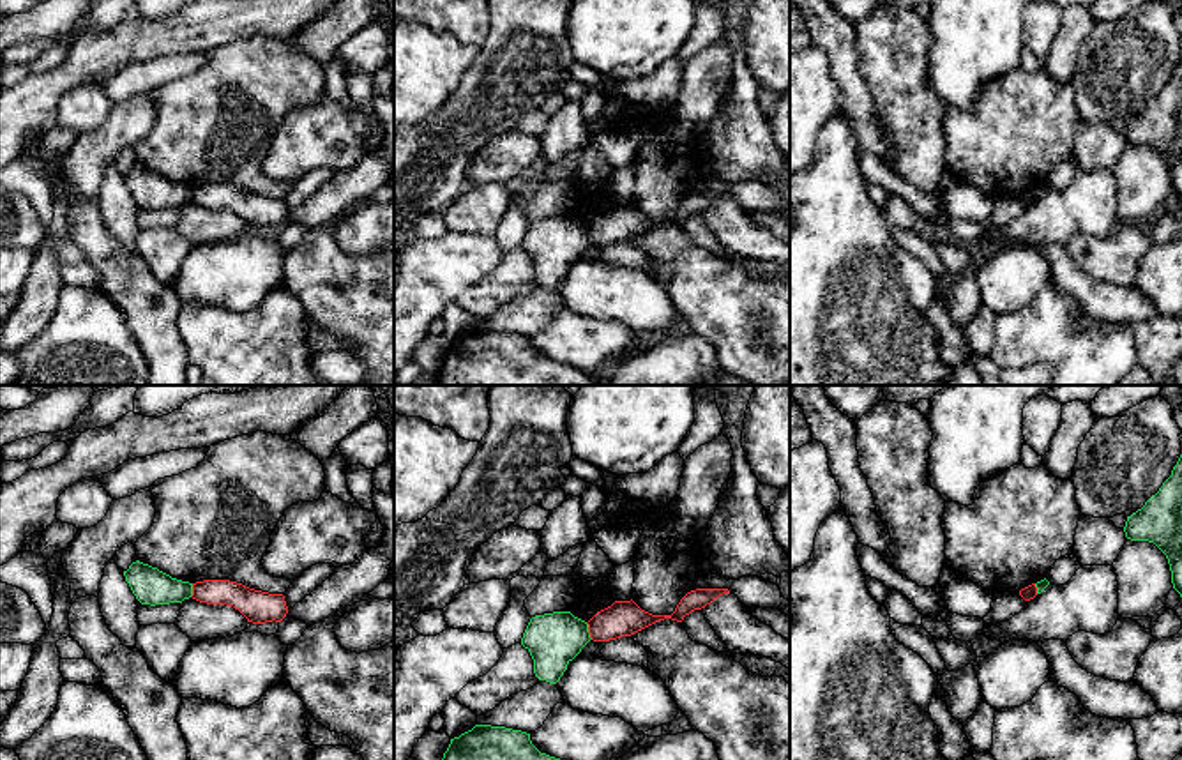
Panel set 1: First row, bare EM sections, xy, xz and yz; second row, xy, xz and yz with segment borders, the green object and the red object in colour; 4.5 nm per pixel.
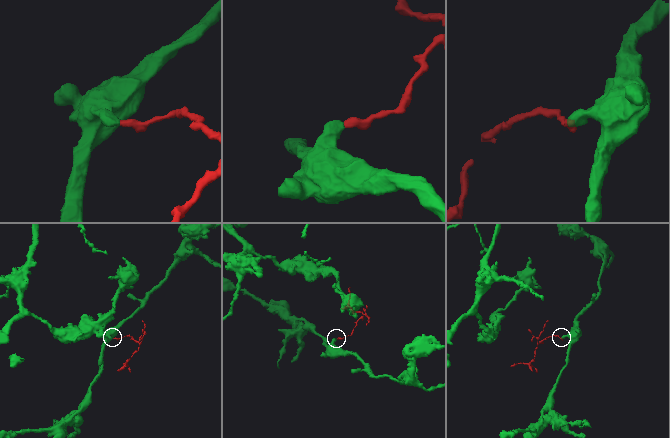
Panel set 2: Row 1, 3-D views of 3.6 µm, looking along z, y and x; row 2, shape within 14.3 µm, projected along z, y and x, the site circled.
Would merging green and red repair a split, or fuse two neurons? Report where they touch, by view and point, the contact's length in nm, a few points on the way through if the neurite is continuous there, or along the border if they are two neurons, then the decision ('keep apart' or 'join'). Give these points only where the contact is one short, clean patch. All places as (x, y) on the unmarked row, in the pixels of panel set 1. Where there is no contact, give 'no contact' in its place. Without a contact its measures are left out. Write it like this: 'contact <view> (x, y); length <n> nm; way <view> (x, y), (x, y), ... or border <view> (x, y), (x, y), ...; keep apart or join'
contact xz (587, 235); length 90 nm; border xz (585, 227), (592, 243); keep apart

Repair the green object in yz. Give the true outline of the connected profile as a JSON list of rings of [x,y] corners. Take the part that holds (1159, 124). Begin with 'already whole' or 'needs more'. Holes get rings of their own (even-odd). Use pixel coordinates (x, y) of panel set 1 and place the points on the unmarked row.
already whole; [[[1182,58],[1159,95],[1127,120],[1124,136],[1131,145],[1154,147],[1166,159],[1173,193],[1182,201]]]

